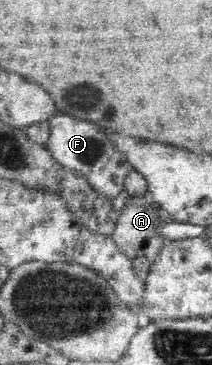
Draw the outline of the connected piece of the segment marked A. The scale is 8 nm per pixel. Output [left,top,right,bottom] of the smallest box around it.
[112,190,174,278]

